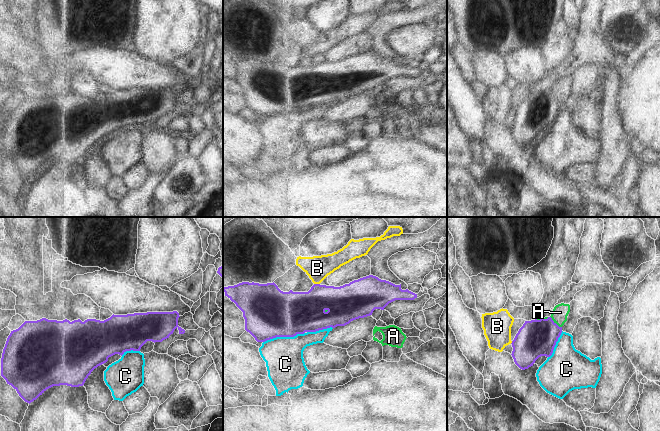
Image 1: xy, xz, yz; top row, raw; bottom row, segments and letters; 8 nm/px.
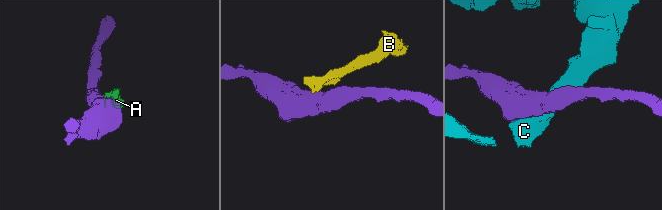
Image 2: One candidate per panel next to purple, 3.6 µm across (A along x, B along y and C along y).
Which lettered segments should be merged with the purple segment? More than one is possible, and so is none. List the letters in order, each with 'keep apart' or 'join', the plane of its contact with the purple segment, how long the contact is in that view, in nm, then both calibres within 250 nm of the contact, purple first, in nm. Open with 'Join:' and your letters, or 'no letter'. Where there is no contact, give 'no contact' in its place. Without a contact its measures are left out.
Join: no letter
A: keep apart | yz | 130 nm | 300/130 nm
B: keep apart | xz | 50 nm | 320/190 nm
C: keep apart | xz | 340 nm | 400/300 nm

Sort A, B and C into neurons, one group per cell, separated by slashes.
A / B / C

